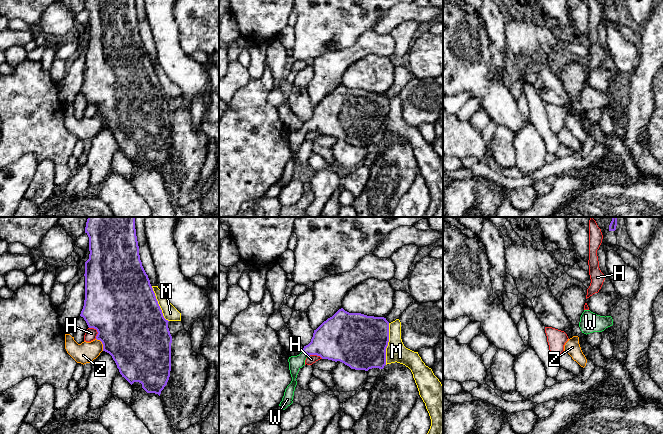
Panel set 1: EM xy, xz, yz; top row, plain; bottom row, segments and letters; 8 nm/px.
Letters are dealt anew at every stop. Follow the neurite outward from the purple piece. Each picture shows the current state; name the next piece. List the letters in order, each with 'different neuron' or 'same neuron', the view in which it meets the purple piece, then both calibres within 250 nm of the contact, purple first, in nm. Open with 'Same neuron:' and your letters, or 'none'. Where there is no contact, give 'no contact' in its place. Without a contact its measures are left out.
Same neuron: W
H: different neuron; meets purple in xy; 500 nm thick on the purple side, 90 nm on the other
M: different neuron; meets purple in xz; 440 nm thick on the purple side, 160 nm on the other
W: same neuron; meets purple in xz; 320 nm thick on the purple side, 110 nm on the other
Z: different neuron; meets purple in xy; 500 nm thick on the purple side, 170 nm on the other

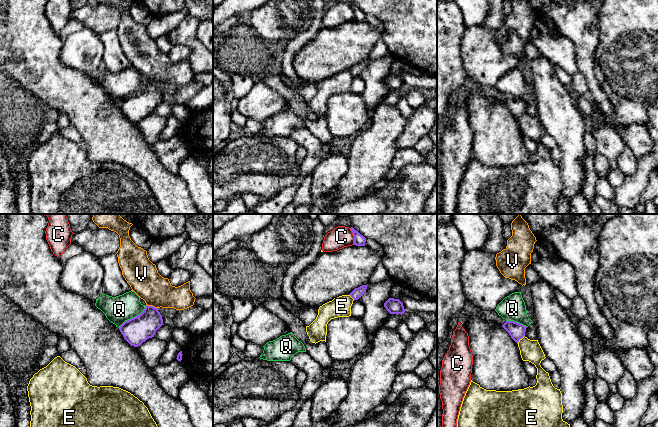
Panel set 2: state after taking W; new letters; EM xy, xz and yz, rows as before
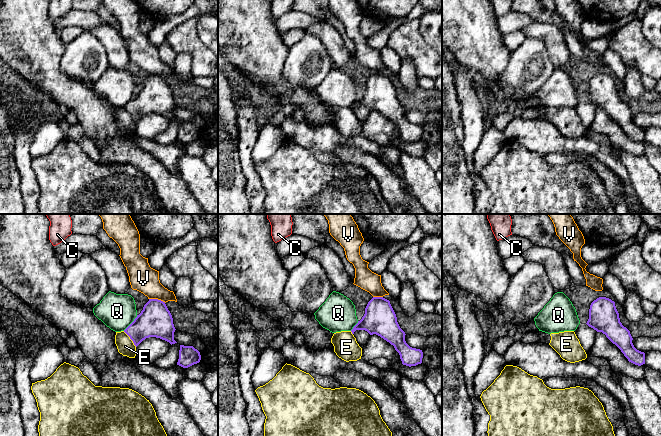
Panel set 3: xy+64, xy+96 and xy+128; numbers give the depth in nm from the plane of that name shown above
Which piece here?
Same neuron: none
C: different neuron; meets purple in xz; 100 nm thick on the purple side, 170 nm on the other
E: different neuron; meets purple in yz; 130 nm thick on the purple side, 180 nm on the other
Q: different neuron; meets purple in xy; 220 nm thick on the purple side, 220 nm on the other
V: different neuron; meets purple in xy; 220 nm thick on the purple side, 260 nm on the other

